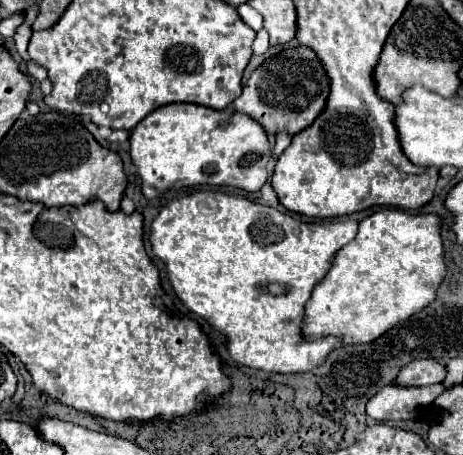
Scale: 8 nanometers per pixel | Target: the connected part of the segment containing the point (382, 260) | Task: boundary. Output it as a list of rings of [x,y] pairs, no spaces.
[[[382,208],[360,222],[356,238],[338,250],[328,274],[314,286],[306,304],[306,324],[302,332],[306,338],[340,336],[344,344],[366,344],[382,336],[398,322],[418,314],[434,302],[438,286],[446,276],[444,244],[442,244],[442,216],[438,214],[410,214],[396,208]]]

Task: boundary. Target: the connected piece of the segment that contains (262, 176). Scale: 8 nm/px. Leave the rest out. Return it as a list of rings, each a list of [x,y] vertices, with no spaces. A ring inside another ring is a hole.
[[[198,104],[160,106],[130,130],[128,142],[146,198],[196,184],[234,186],[256,192],[268,178],[266,164],[272,158],[270,140],[258,122],[232,108],[212,110]]]

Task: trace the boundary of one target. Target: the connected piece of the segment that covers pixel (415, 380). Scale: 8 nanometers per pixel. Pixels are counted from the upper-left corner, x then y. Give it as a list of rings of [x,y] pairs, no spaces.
[[[422,358],[422,360],[414,360],[402,368],[396,378],[396,384],[430,386],[430,384],[440,384],[444,378],[446,378],[444,364],[434,362],[434,358]]]

